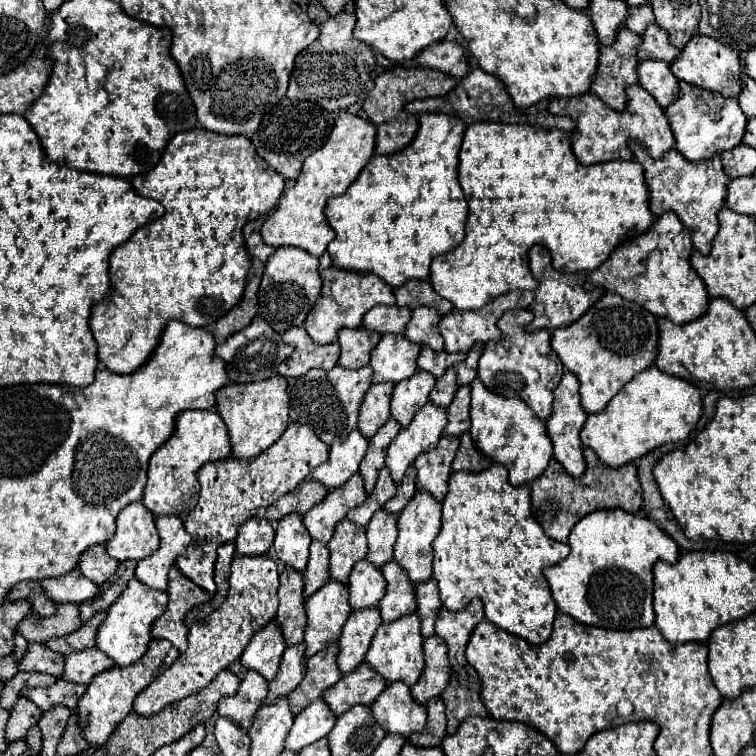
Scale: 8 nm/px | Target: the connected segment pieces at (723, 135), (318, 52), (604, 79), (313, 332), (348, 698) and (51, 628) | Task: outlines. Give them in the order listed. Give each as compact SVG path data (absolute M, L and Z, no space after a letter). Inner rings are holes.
M679 81L679 97L665 109L669 127L675 137L675 149L689 161L709 159L717 153L729 151L741 143L747 117L743 115L737 97L723 97L721 93Z
M317 1L309 3L307 15L321 29L321 35L313 45L309 45L301 55L297 55L287 97L299 101L313 101L327 111L347 109L357 101L357 91L361 93L361 83L369 81L369 73L375 67L373 51L369 45L353 37L355 15L345 15L341 11L339 15L331 17Z
M627 27L617 31L617 39L601 47L599 67L595 71L591 93L595 93L605 105L615 111L625 109L625 87L637 83L637 45L641 43L641 35L633 33Z
M327 267L321 271L321 279L323 279L321 295L317 297L317 303L313 305L305 319L305 331L317 345L335 341L337 331L343 327L357 329L363 323L363 315L375 305L395 305L393 289L375 275L361 275L337 267Z
M361 663L349 675L343 675L333 687L323 693L323 701L335 715L345 713L353 705L371 705L385 689L385 679L377 675L369 665Z
M61 603L57 605L55 615L51 617L39 617L39 615L27 615L19 625L17 633L23 635L29 643L39 641L45 643L53 637L63 637L67 633L77 631L81 625L77 605L75 603Z

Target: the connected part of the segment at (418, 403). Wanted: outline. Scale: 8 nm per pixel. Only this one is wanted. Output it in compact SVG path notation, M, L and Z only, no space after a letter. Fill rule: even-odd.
M417 371L413 377L397 383L391 399L391 417L399 421L401 427L409 427L415 413L429 401L429 391L433 385L433 375L425 371Z

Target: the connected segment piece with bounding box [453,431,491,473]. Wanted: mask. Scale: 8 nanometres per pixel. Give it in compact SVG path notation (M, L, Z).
M465 431L461 435L461 447L453 459L453 471L471 471L471 473L479 473L483 469L487 469L491 465L491 459L485 457L475 445L473 439L469 435L469 431Z

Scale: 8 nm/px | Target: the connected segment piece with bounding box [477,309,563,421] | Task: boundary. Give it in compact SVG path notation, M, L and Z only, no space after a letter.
M511 309L507 311L499 321L497 327L501 329L503 337L497 343L487 343L481 359L479 359L479 379L485 383L485 387L497 395L503 397L517 397L523 399L539 419L547 421L551 415L553 405L553 391L561 381L563 375L563 363L553 353L549 345L549 331L533 331L527 333L525 325L533 321L533 313L529 309Z

